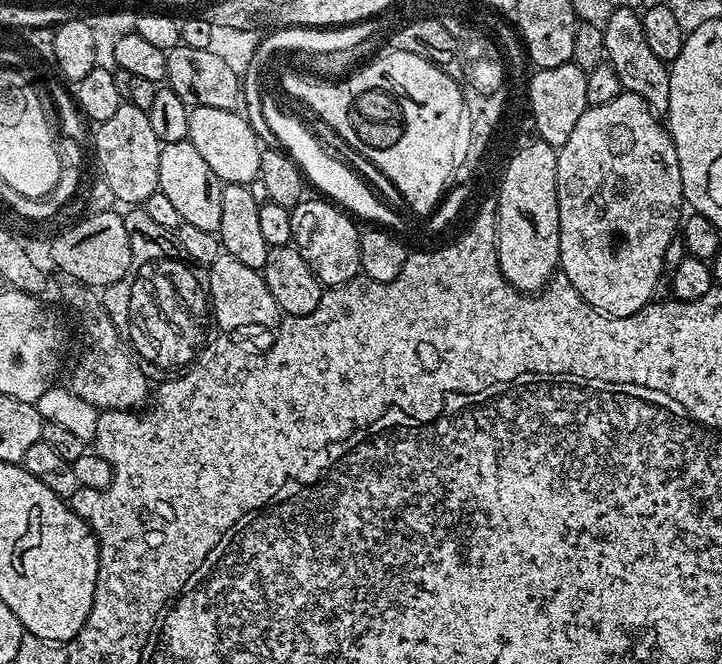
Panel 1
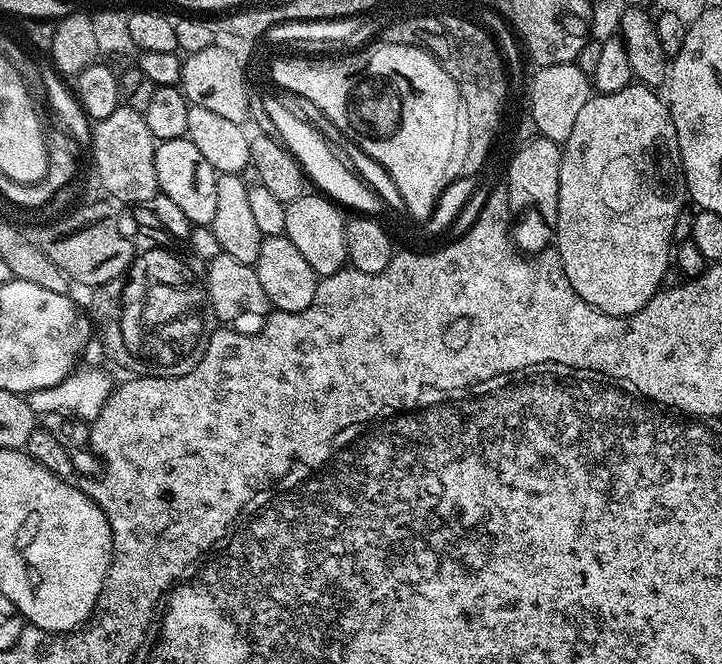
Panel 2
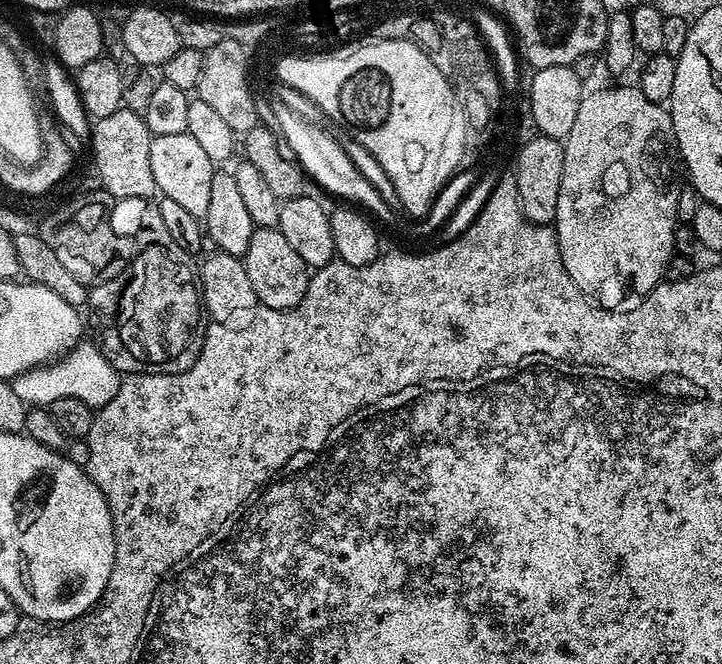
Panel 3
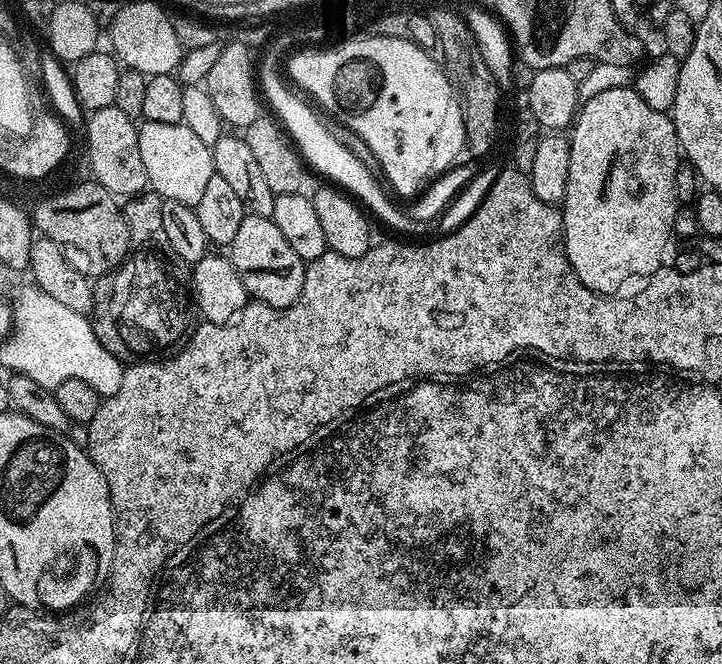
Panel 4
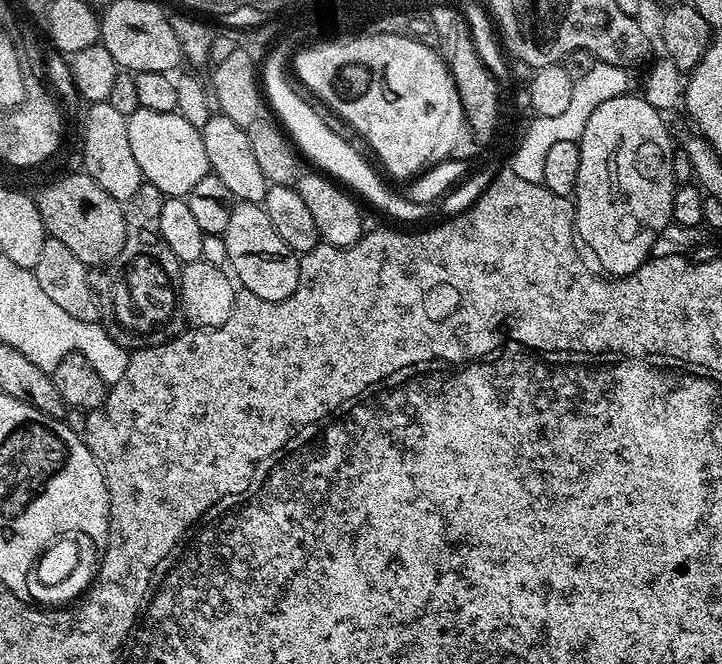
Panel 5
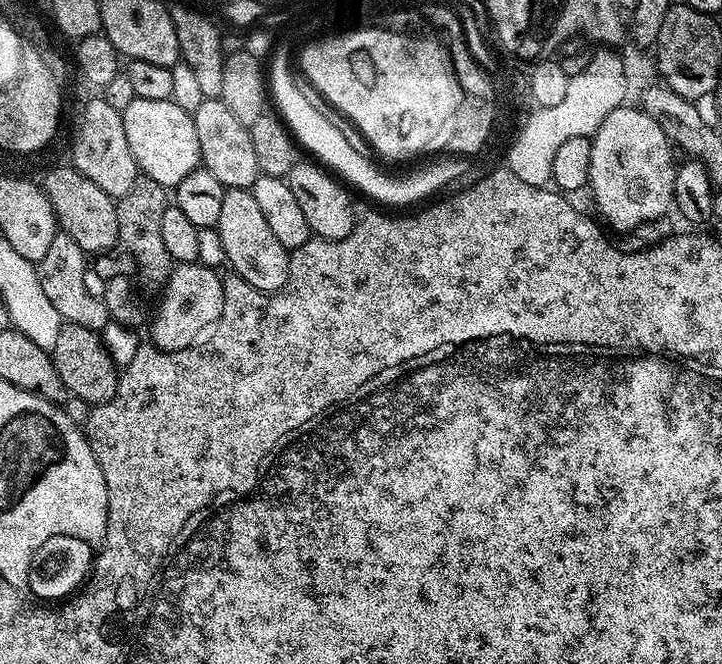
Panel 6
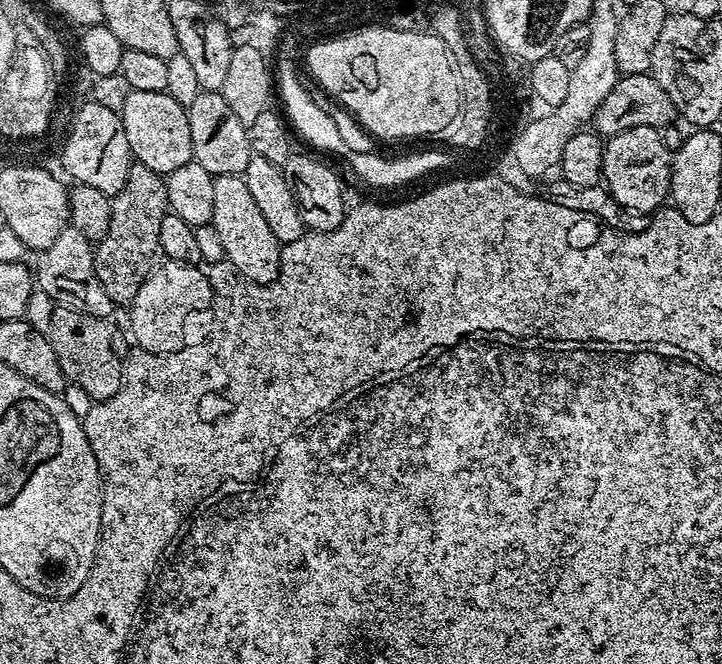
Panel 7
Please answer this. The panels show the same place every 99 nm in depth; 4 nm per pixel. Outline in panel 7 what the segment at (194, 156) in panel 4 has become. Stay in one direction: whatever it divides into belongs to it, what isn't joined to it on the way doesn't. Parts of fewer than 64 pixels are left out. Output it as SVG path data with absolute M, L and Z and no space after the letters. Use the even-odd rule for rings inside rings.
M129 91L119 114L133 157L139 163L150 166L150 170L167 174L178 170L178 166L186 166L186 162L193 159L190 122L185 105L174 102L174 98L170 98L167 92Z

